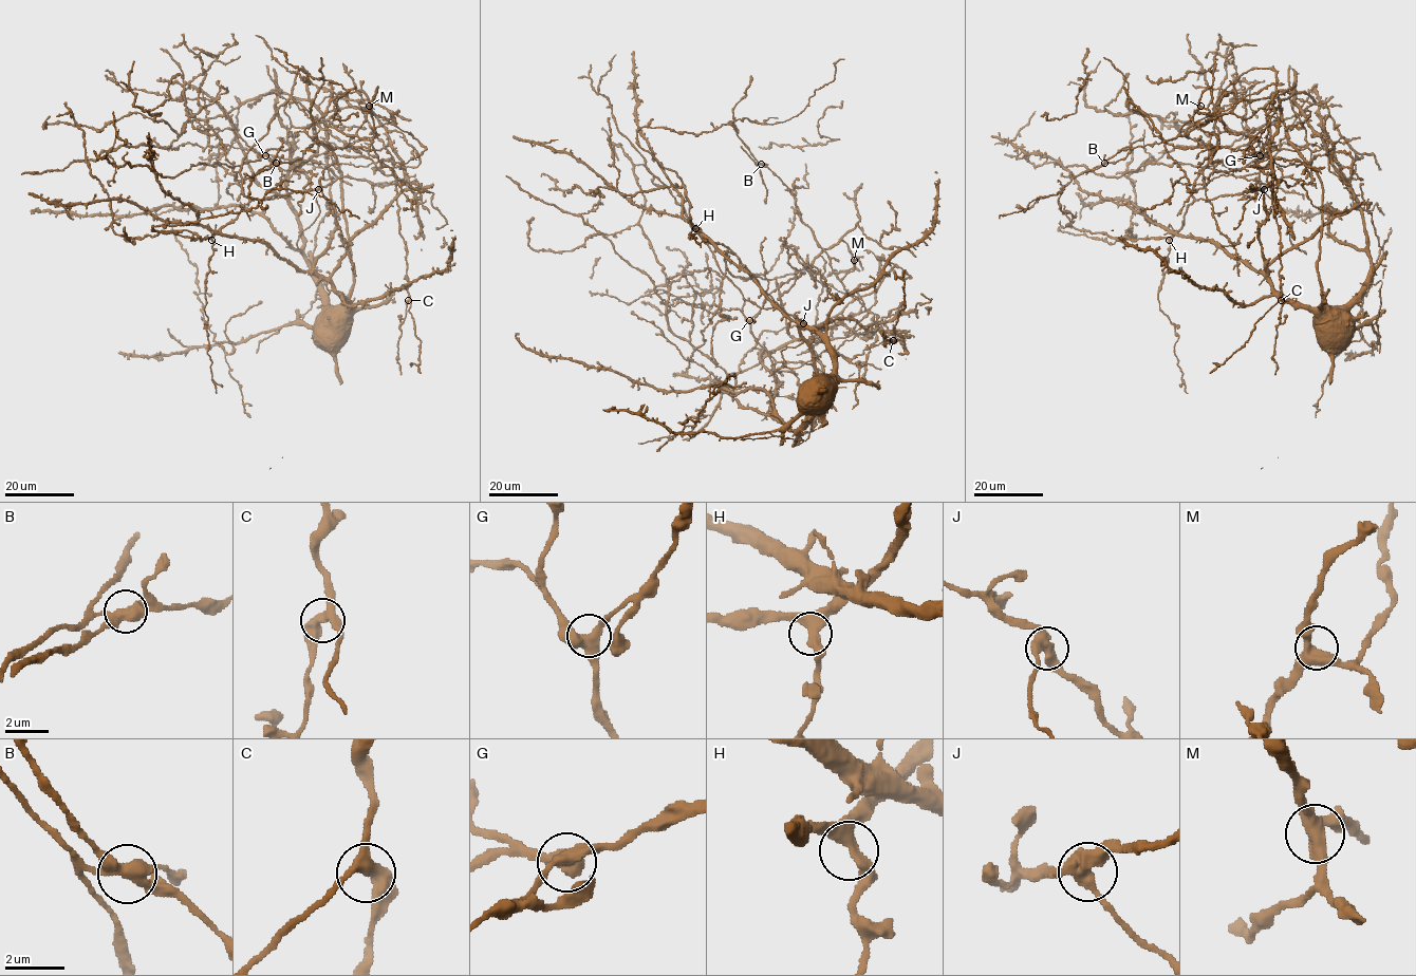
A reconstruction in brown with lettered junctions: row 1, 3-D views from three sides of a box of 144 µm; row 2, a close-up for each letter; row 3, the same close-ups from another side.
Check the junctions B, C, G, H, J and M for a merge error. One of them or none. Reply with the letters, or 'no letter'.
B

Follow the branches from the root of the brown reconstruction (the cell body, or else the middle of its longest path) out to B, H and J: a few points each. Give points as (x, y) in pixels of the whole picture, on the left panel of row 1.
B: (336, 325), (353, 271), (324, 114), (359, 108), (383, 143), (370, 150), (313, 143), (276, 164)
H: (336, 325), (348, 326), (349, 307), (329, 282), (301, 271), (264, 242), (220, 235), (211, 240)
J: (336, 325), (348, 326), (349, 307), (329, 282), (301, 271), (264, 242), (220, 232), (252, 200), (318, 189)

